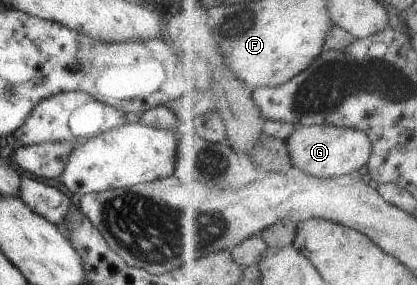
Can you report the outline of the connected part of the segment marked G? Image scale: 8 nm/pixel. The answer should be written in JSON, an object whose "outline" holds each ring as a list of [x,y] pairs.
{"outline":[[[330,124],[301,126],[287,142],[295,170],[320,178],[356,175],[362,167],[369,166],[374,154],[373,140],[366,131]]]}

